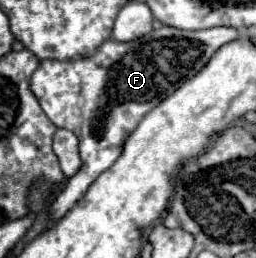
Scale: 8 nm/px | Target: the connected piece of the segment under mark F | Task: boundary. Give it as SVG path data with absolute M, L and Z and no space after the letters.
M161 25L129 43L107 39L95 55L85 59L41 61L31 77L31 91L57 127L71 129L79 137L81 155L79 171L67 179L55 201L51 201L49 227L63 219L69 209L83 199L91 183L119 159L127 135L131 135L139 121L179 85L197 75L219 47L235 39L239 39L239 31L233 27L181 31Z

